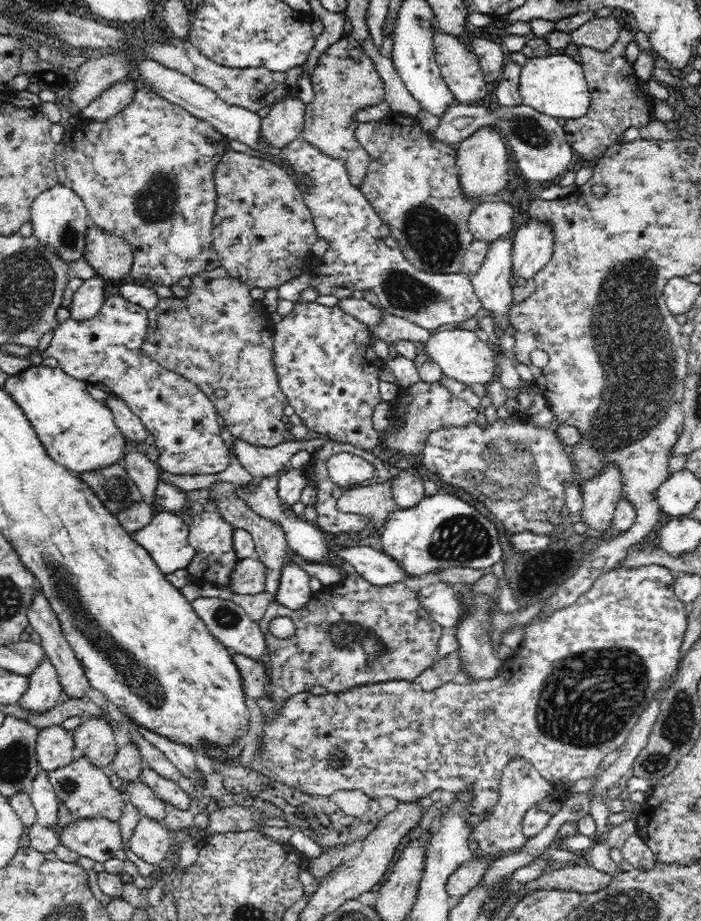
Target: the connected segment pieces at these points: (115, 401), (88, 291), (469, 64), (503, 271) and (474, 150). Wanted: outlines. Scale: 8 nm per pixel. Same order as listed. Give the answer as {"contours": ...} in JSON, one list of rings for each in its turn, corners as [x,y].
{"contours":[[[[111,394],[103,402],[112,411],[116,425],[129,442],[140,444],[145,441],[149,432],[140,418],[130,410],[130,407],[122,399]]],[[[96,275],[83,282],[83,285],[74,293],[70,304],[70,319],[74,323],[92,319],[104,304],[104,278]]],[[[432,27],[434,54],[443,79],[458,103],[482,103],[488,94],[486,81],[476,54],[452,34]]],[[[505,237],[490,243],[486,260],[480,271],[471,276],[476,297],[484,304],[486,310],[492,312],[494,320],[500,324],[498,328],[508,326],[510,310],[513,306],[513,288],[510,286],[511,268],[513,264],[513,239]]],[[[482,125],[472,135],[462,140],[457,149],[457,165],[460,173],[460,183],[464,195],[484,198],[507,190],[508,181],[508,152],[502,134],[494,125]]]]}

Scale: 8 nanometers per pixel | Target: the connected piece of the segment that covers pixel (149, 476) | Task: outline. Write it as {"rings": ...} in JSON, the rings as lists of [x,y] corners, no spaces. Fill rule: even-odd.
{"rings":[[[132,449],[132,452],[126,454],[119,463],[126,469],[126,472],[134,479],[142,498],[148,504],[156,509],[154,502],[154,492],[159,482],[158,464],[146,454]]]}

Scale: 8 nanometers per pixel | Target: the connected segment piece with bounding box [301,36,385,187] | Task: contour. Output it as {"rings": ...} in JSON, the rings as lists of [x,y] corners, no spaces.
{"rings":[[[352,36],[343,37],[322,53],[311,75],[311,84],[315,97],[306,105],[302,138],[329,157],[344,161],[349,180],[358,187],[367,176],[370,157],[355,137],[358,121],[354,121],[354,116],[384,100],[385,84],[372,59]]]}

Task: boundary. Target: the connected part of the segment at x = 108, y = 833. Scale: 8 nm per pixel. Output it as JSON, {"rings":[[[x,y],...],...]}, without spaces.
{"rings":[[[83,818],[67,824],[59,833],[61,844],[90,860],[106,863],[121,850],[122,833],[118,822],[108,818]]]}

